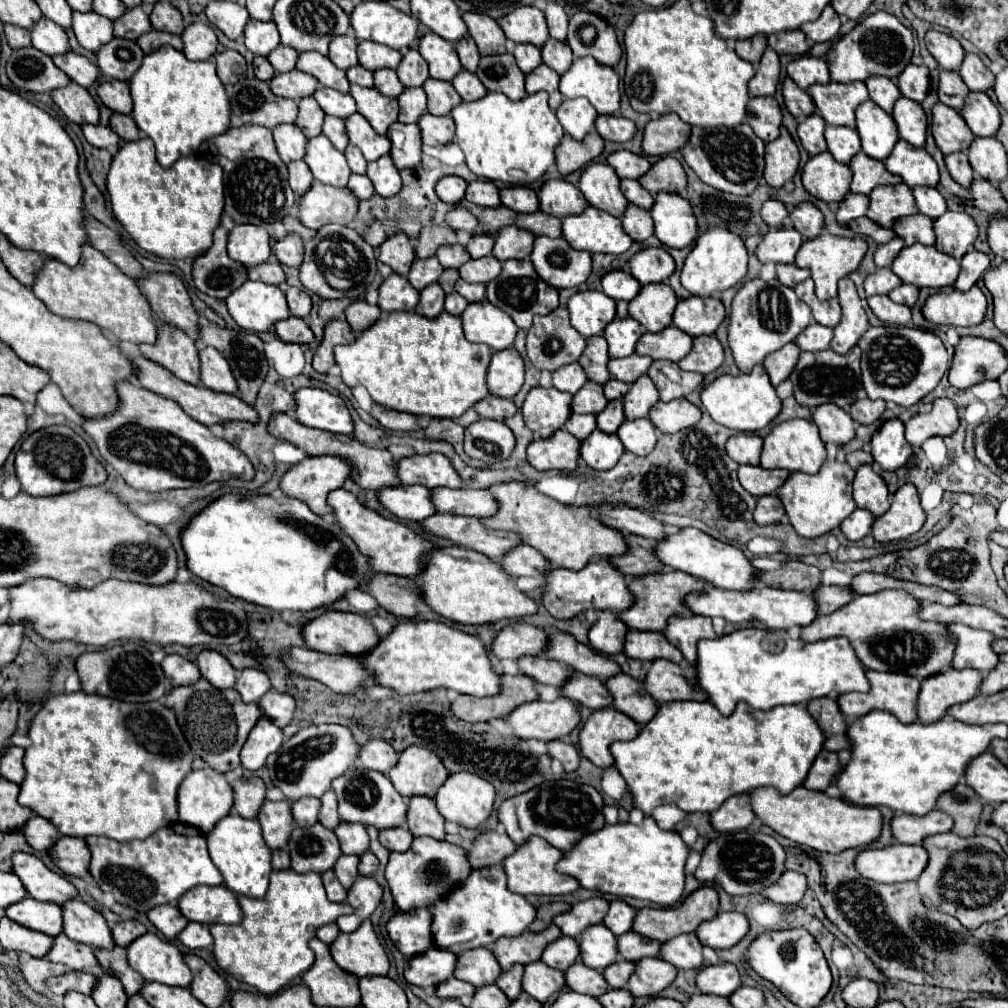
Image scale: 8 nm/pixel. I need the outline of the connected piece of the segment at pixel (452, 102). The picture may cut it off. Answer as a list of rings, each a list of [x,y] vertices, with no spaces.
[[[428,78],[422,88],[428,96],[428,112],[434,116],[446,116],[450,114],[452,106],[458,106],[462,102],[462,98],[456,94],[450,82]]]

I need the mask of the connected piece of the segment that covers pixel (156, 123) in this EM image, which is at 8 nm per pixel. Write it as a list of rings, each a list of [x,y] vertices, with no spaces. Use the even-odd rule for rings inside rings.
[[[172,46],[144,56],[136,74],[128,80],[136,126],[156,144],[158,162],[168,168],[180,156],[190,156],[204,140],[230,128],[230,104],[212,60],[192,62]]]

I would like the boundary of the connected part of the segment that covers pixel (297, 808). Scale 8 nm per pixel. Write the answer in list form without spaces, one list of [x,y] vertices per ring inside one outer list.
[[[306,796],[306,798],[300,798],[300,800],[294,800],[290,804],[292,808],[292,816],[294,816],[294,822],[298,826],[312,826],[318,822],[318,810],[320,810],[320,800],[312,798],[312,796]]]

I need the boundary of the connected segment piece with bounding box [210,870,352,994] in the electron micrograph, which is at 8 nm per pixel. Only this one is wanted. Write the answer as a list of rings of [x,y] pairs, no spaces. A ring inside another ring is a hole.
[[[272,872],[264,898],[238,896],[238,904],[244,916],[240,924],[210,926],[214,958],[226,974],[254,986],[262,994],[278,992],[288,984],[288,980],[304,974],[314,964],[314,954],[308,948],[308,942],[316,936],[314,930],[318,930],[320,924],[330,924],[342,914],[352,914],[352,906],[346,902],[334,904],[326,898],[322,876],[318,872]]]

